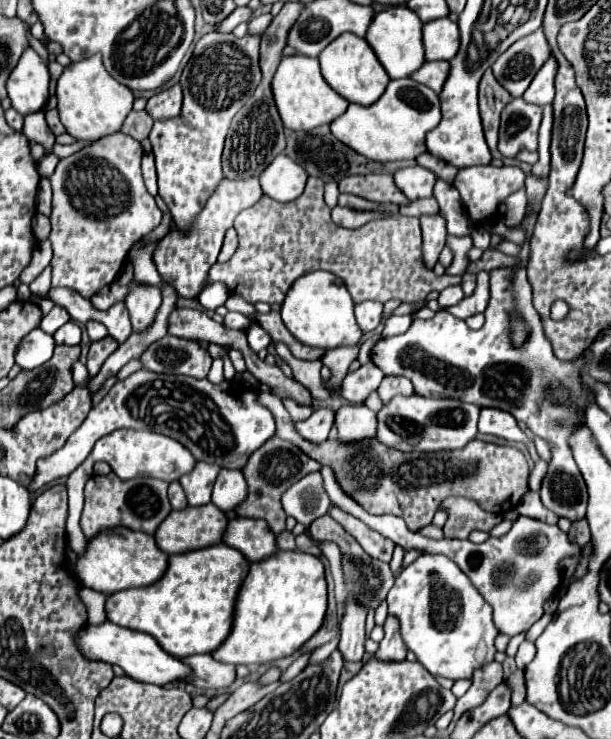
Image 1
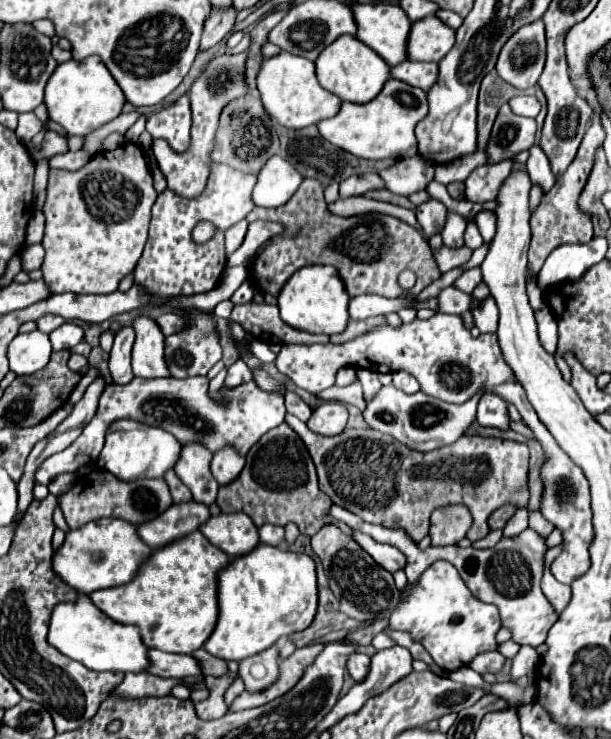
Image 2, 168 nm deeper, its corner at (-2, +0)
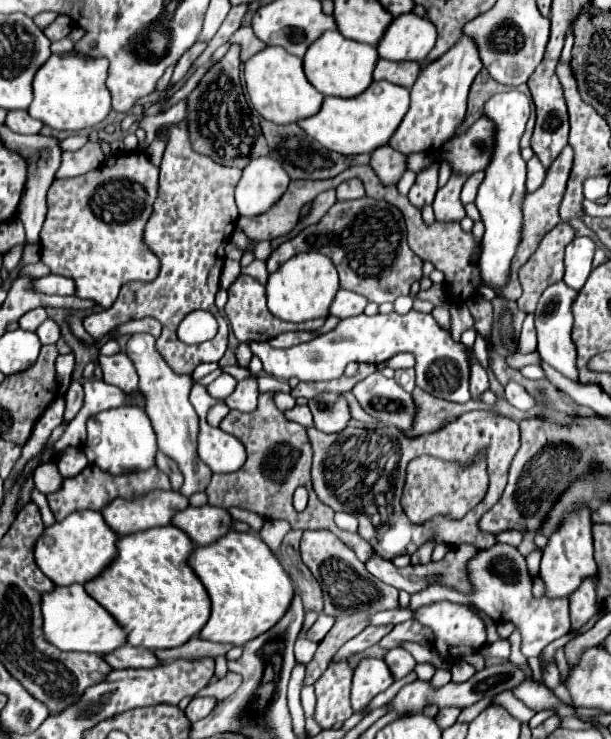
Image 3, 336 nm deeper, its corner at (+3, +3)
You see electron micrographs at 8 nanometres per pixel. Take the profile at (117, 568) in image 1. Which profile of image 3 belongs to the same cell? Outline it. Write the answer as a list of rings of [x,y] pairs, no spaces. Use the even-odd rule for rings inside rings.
[[[76,511],[68,515],[68,519],[46,527],[44,535],[34,547],[34,557],[42,573],[50,577],[56,585],[84,585],[96,579],[106,567],[114,563],[116,543],[118,535],[108,527],[100,511]]]

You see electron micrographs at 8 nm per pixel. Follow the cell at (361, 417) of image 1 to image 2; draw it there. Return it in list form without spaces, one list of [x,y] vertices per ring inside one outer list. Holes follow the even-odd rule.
[[[358,378],[355,380],[353,384],[349,386],[338,387],[334,385],[331,388],[325,389],[320,393],[317,393],[316,395],[317,397],[325,401],[338,400],[351,405],[355,405],[358,408],[361,408],[361,410],[363,410],[363,406],[365,406],[362,386]]]

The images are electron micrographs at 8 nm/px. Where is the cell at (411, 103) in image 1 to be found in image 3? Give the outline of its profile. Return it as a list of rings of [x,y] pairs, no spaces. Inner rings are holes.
[[[374,81],[358,97],[352,97],[352,99],[326,97],[318,115],[298,121],[298,125],[304,127],[308,135],[312,135],[330,151],[336,151],[342,155],[372,153],[378,147],[388,145],[400,121],[404,119],[408,107],[410,107],[410,91],[406,87],[392,85],[388,81]]]

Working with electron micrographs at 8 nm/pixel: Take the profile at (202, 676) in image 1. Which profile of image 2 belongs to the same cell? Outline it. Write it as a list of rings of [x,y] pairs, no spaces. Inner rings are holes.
[[[149,650],[149,658],[153,662],[149,672],[161,678],[185,678],[201,674],[201,666],[197,664],[197,660],[187,654],[167,654],[161,650]]]

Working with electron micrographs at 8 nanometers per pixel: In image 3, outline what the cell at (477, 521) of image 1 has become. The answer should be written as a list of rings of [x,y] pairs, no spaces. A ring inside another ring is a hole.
[[[434,539],[426,541],[426,543],[412,555],[412,561],[410,561],[410,563],[428,563],[428,561],[432,559],[434,547],[436,547],[436,541],[434,541]]]

